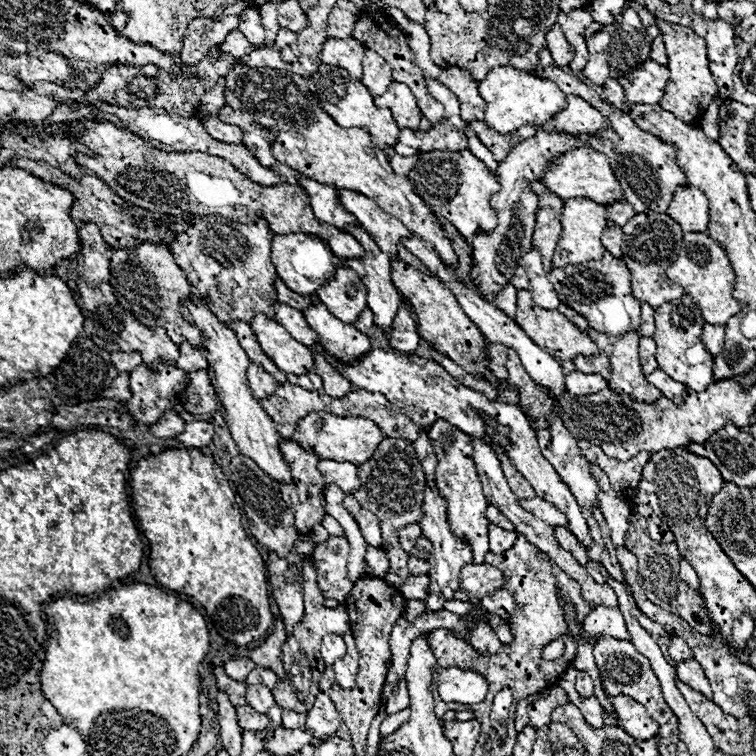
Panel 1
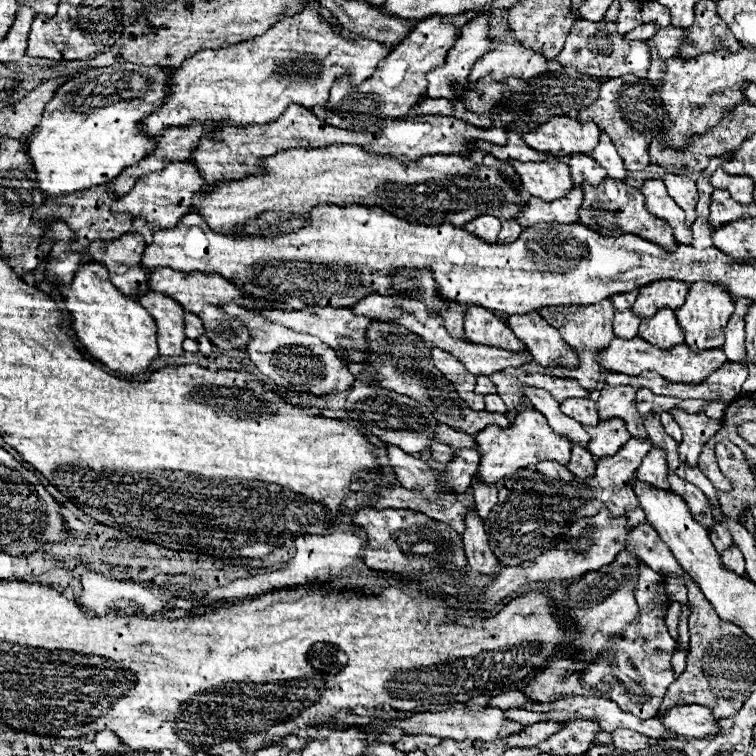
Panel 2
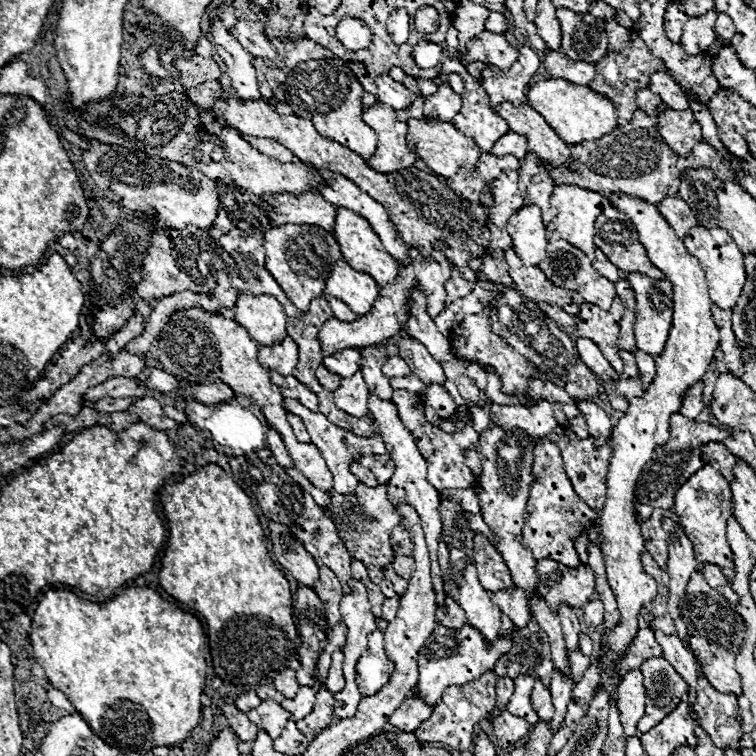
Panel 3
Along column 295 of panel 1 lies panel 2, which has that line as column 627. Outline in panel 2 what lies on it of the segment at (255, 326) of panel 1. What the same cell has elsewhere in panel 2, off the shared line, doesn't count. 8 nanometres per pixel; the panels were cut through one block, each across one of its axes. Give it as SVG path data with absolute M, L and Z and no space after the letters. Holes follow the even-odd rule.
M634 336L632 340L620 340L614 338L610 342L608 348L598 352L598 364L606 370L612 372L624 372L628 376L636 376L640 372L658 372L662 378L670 380L670 382L684 382L684 384L698 384L704 380L704 376L708 376L710 372L718 370L720 364L726 362L724 350L720 348L712 348L712 350L702 350L702 352L692 352L688 348L688 344L678 344L676 348L654 348L652 344L648 344L646 340L640 340L640 336Z

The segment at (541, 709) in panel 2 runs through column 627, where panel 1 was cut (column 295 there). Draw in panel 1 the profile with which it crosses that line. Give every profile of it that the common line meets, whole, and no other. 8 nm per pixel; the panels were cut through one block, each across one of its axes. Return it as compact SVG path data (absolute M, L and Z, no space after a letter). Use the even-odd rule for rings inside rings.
M292 710L282 712L282 726L284 728L306 728L306 716L296 714Z

